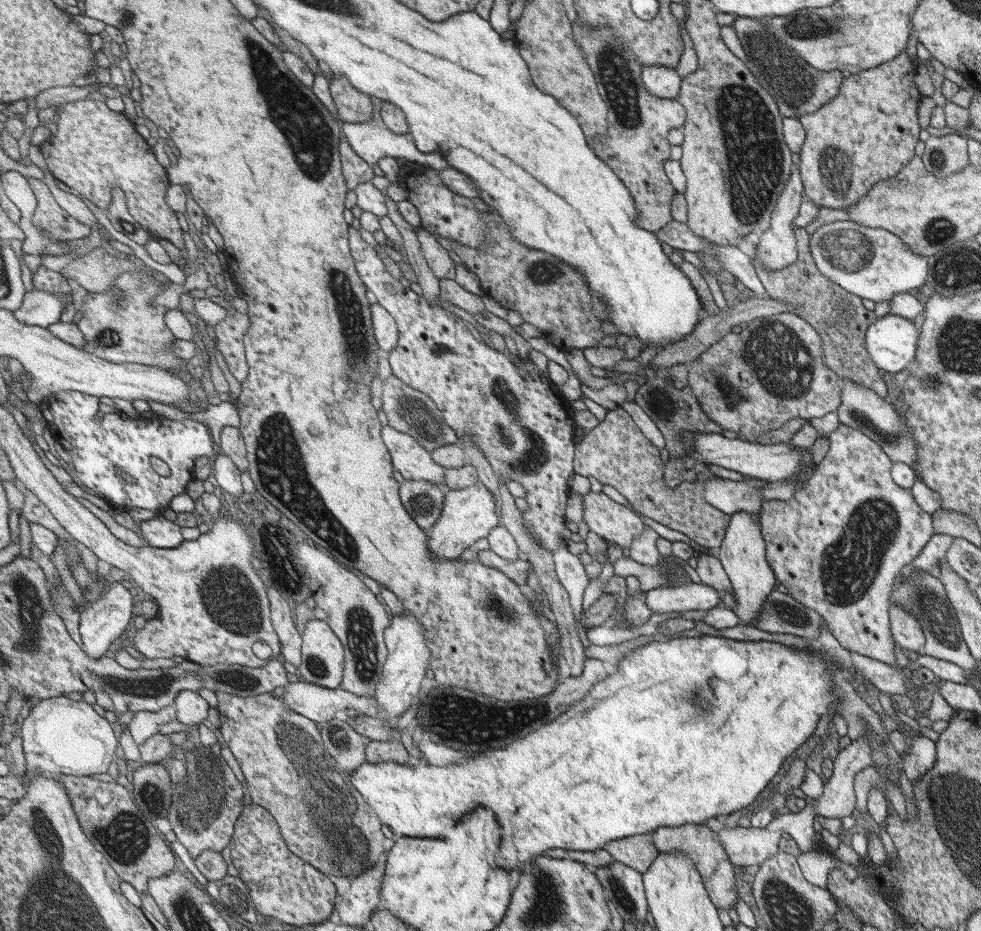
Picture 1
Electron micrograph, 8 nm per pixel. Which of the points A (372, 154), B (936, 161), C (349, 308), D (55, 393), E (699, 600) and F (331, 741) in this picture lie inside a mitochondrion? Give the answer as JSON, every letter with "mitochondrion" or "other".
{"A":"other","B":"mitochondrion","C":"mitochondrion","D":"other","E":"other","F":"mitochondrion"}

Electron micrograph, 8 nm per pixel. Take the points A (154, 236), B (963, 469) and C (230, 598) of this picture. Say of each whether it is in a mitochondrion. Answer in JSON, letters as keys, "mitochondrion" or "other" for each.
{"A":"other","B":"other","C":"mitochondrion"}

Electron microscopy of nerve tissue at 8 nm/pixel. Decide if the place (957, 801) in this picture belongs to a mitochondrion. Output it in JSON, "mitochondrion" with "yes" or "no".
{"mitochondrion":"yes"}

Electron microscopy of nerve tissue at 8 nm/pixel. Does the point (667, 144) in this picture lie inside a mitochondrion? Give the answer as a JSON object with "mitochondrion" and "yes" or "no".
{"mitochondrion":"no"}

